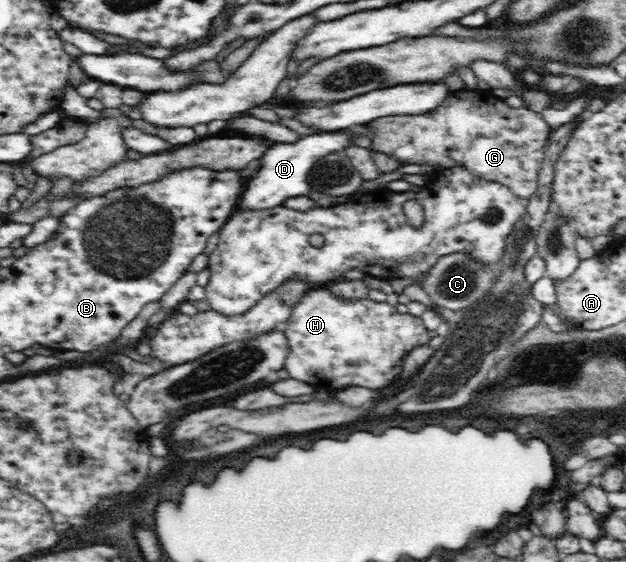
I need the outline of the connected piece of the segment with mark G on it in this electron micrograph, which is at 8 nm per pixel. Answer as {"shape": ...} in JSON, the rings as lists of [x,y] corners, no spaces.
{"shape":[[[485,87],[477,89],[459,89],[449,92],[441,104],[429,112],[418,115],[386,116],[370,121],[366,128],[370,130],[368,137],[371,144],[369,152],[379,152],[389,155],[401,164],[431,164],[438,167],[463,167],[471,173],[487,179],[497,181],[511,189],[523,200],[534,195],[538,189],[538,172],[544,163],[546,146],[550,136],[550,126],[542,117],[542,113],[535,112],[523,106],[511,108],[507,106],[494,92]]]}

